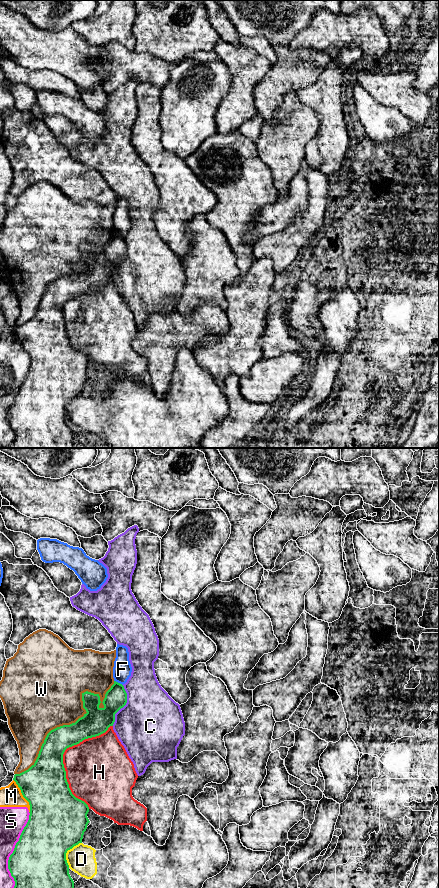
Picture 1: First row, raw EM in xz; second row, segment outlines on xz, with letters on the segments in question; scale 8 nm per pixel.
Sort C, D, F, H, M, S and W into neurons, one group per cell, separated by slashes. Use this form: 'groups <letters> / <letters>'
groups C / D / F M S / H / W

